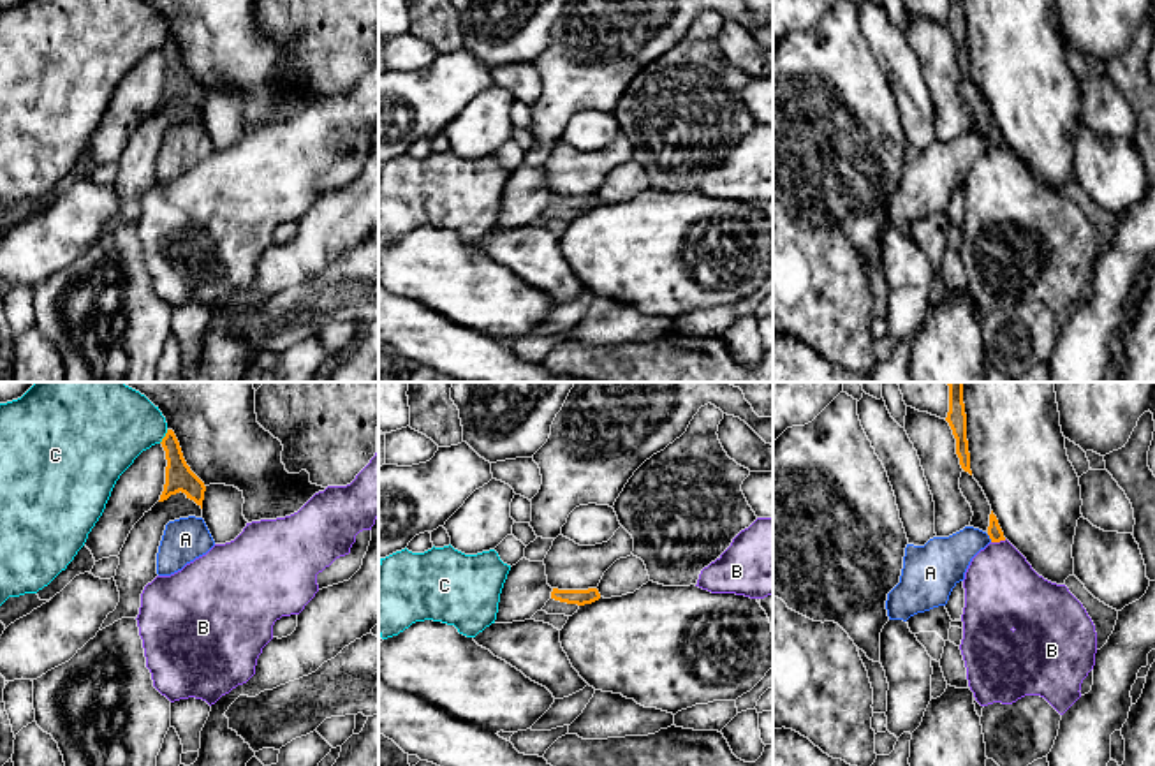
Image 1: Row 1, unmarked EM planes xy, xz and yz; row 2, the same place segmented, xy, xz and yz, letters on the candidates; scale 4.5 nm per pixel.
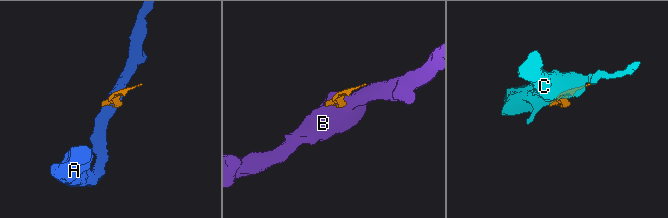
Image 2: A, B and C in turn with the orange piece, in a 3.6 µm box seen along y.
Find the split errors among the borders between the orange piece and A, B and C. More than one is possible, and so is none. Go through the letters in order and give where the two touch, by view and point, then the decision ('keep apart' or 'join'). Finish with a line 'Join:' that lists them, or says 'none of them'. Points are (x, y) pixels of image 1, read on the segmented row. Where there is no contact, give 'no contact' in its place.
A: contact yz (990, 537); join
B: contact yz (999, 541); keep apart
C: contact xy (164, 437); keep apart
Join: A

